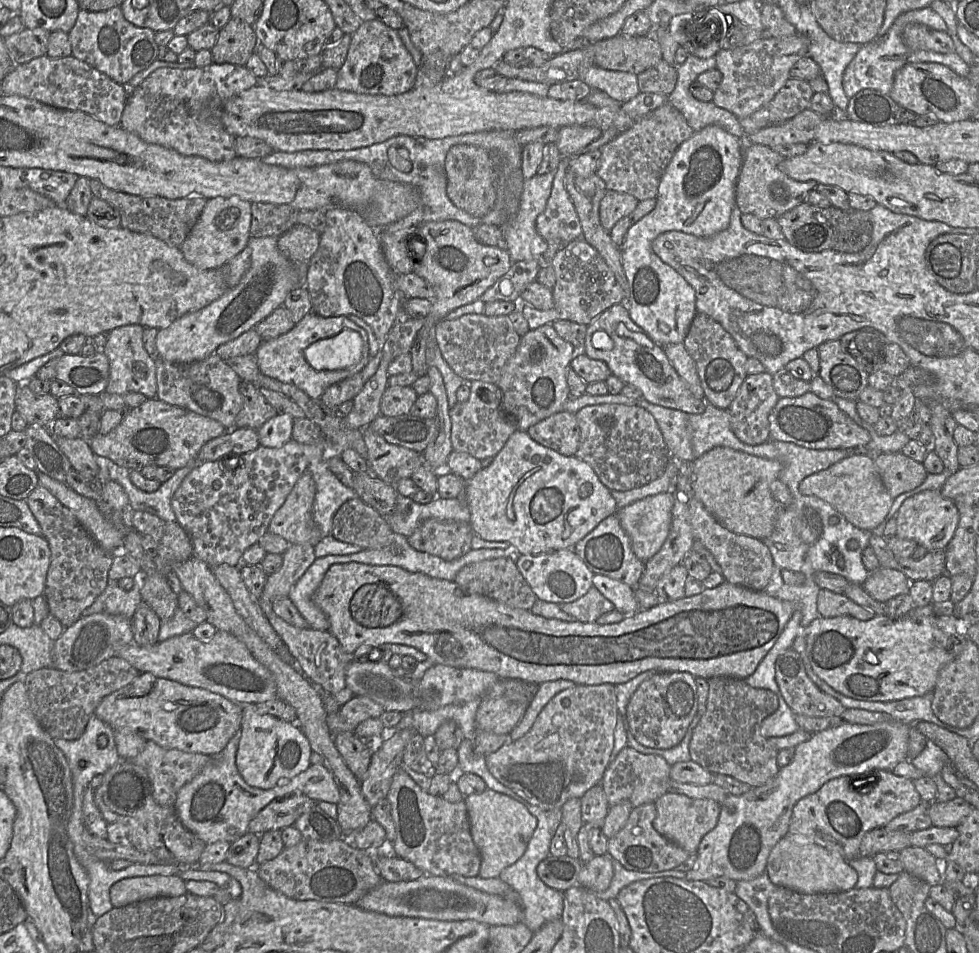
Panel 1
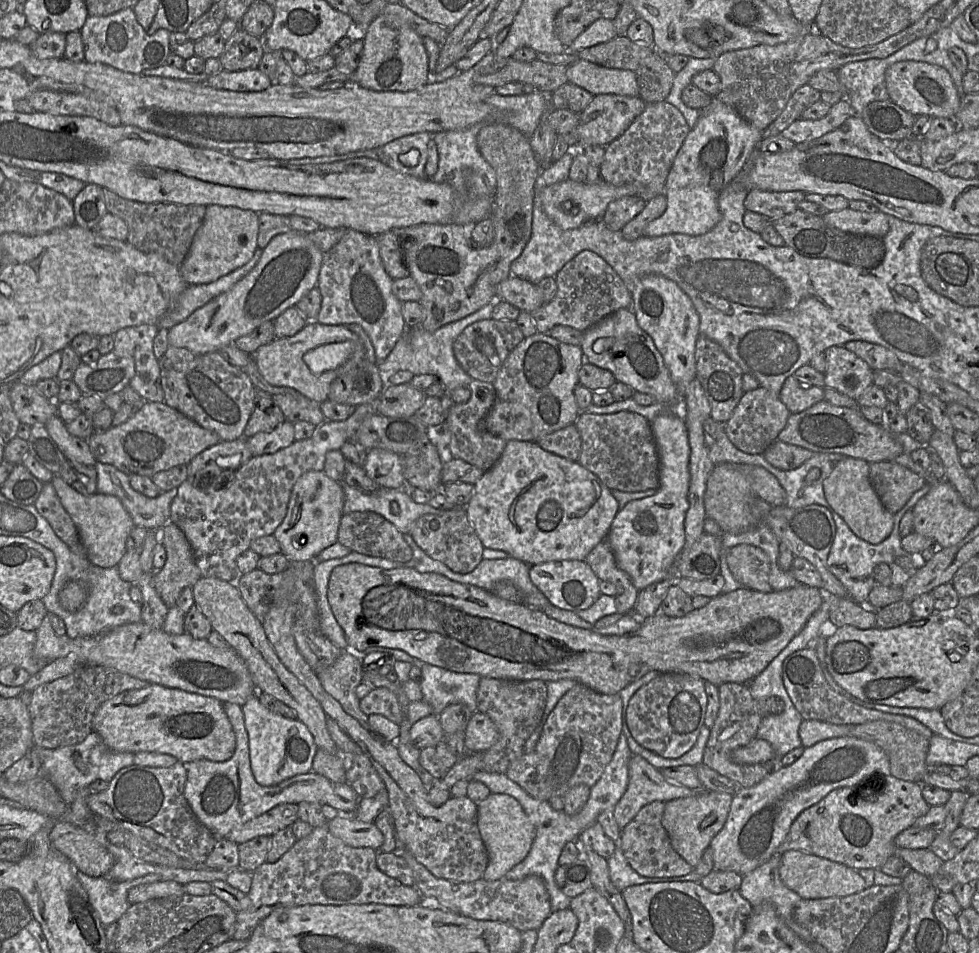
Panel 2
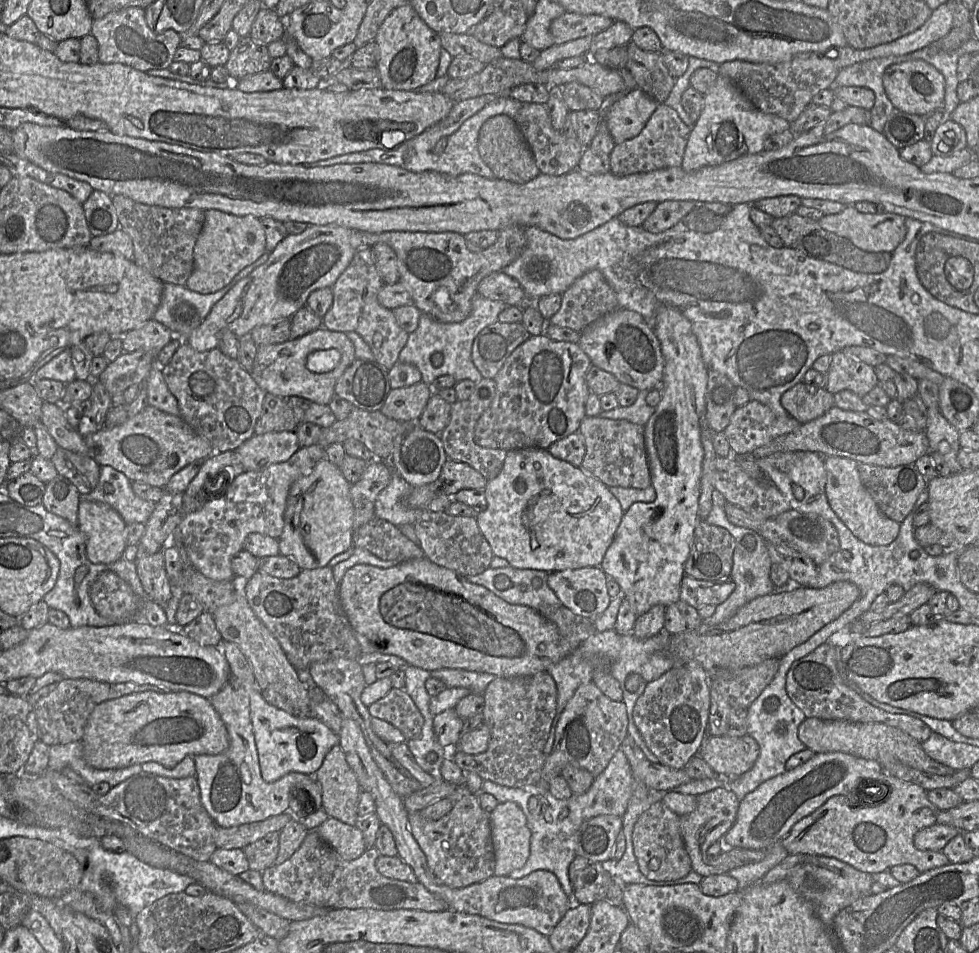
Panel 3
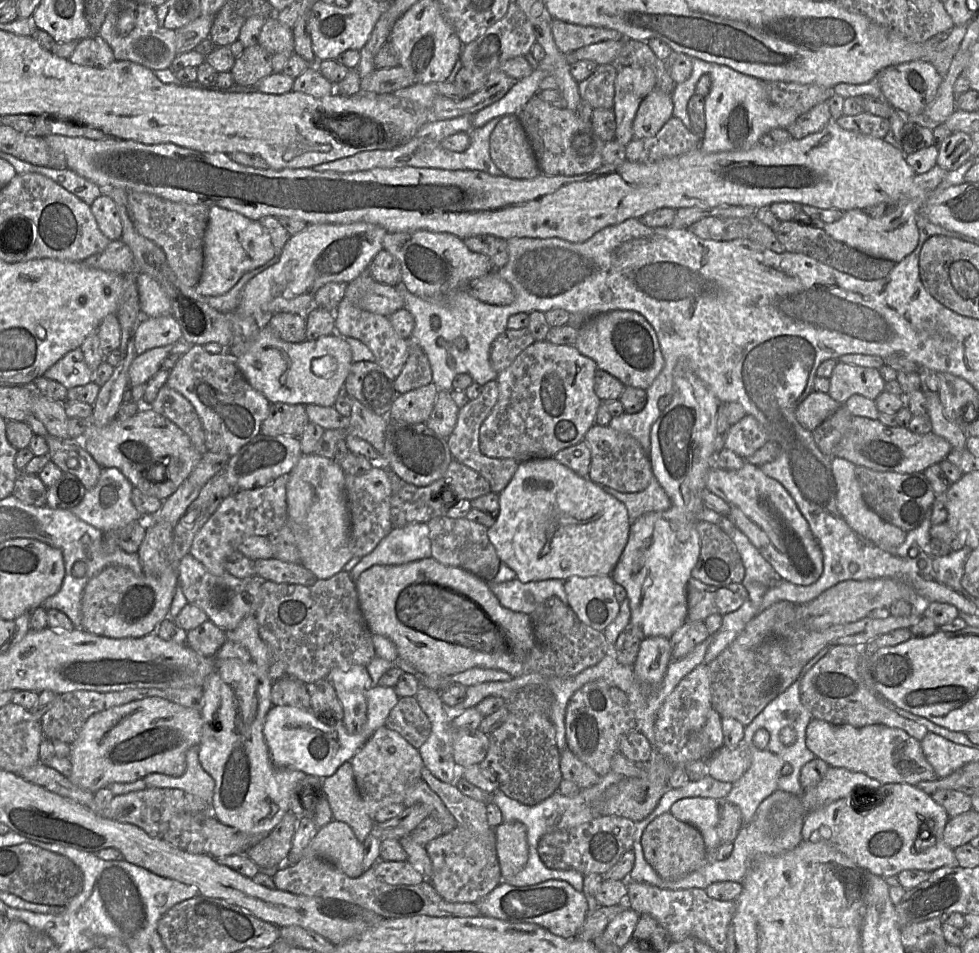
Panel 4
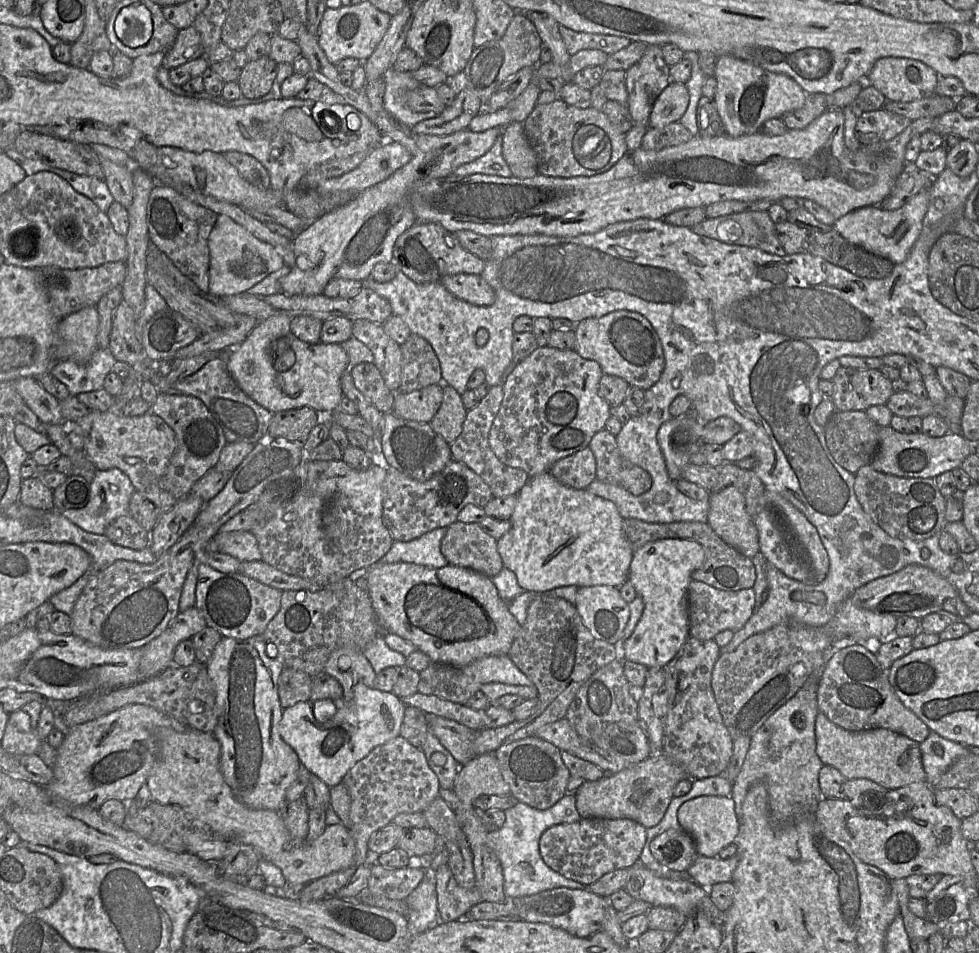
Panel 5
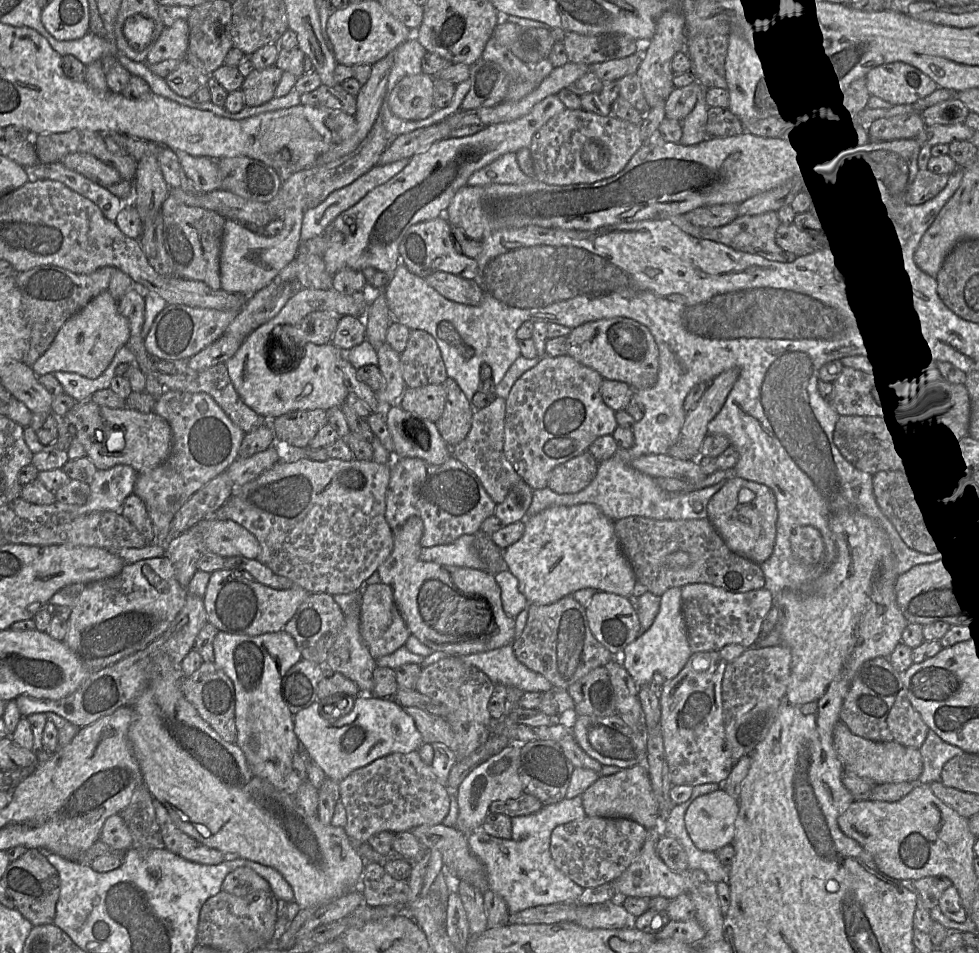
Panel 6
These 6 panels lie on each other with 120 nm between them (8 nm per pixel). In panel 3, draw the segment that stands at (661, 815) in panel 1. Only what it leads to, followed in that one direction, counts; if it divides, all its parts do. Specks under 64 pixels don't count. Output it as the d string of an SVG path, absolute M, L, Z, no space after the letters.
M717 788L696 797L697 805L695 810L685 816L680 816L681 835L691 860L692 870L705 878L709 875L726 874L734 868L761 861L766 856L767 850L732 848L726 851L724 849L718 858L709 860L707 849L715 842L722 840L724 835L733 826L740 801L727 788Z

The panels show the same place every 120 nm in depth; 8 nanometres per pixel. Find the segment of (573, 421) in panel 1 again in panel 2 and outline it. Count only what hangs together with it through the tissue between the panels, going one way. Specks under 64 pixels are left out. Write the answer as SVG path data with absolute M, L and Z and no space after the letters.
M575 424L550 433L536 443L544 450L570 461L578 461L581 453L581 437Z

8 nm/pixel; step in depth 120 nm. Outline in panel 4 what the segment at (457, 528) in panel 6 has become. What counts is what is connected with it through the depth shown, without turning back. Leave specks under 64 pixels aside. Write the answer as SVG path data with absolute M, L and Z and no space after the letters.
M452 460L444 475L425 487L403 483L390 500L390 517L393 528L402 528L413 523L427 523L445 516L446 512L462 500L472 500L491 492L486 479L471 468Z

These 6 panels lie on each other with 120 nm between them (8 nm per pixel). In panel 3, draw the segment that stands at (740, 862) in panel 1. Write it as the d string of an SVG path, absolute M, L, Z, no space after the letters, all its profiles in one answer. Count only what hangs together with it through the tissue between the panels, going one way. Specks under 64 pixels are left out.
M845 752L815 753L793 770L766 780L739 802L733 826L722 838L727 847L767 850L789 833L792 826L835 795L858 792L863 784L880 783L884 770L879 762Z

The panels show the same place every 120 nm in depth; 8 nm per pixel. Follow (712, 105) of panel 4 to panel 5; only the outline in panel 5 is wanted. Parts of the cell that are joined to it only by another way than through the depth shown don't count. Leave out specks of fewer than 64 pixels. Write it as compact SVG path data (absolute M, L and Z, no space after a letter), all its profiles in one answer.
M731 55L718 57L713 77L717 81L713 101L725 134L731 137L754 134L766 120L797 110L806 100L807 93L791 77L764 70Z

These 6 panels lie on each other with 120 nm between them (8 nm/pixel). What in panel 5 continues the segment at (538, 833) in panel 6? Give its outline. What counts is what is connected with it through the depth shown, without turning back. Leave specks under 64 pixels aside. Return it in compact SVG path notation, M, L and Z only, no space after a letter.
M575 793L566 794L548 809L539 810L525 803L518 802L512 808L504 811L505 822L503 826L487 834L487 845L498 857L504 877L504 893L507 899L530 896L544 890L558 887L571 889L589 889L588 886L568 879L551 869L541 857L539 851L540 837L551 826L577 822L581 819L576 809Z

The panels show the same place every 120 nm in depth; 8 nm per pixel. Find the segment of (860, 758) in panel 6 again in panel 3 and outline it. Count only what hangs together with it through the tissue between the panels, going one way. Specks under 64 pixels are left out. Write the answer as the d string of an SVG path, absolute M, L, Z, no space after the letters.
M806 718L798 727L798 738L814 753L845 752L857 757L871 759L879 762L884 770L884 765L893 765L897 763L905 764L920 771L936 774L950 775L955 770L930 758L919 741L893 726L878 722L851 722L845 720L823 720L819 718Z

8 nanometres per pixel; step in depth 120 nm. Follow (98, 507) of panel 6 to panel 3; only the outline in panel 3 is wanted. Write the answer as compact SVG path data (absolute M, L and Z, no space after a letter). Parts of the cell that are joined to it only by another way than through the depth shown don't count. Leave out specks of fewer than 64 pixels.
M100 466L97 486L82 498L109 505L119 513L127 525L146 524L156 507L156 503L135 495L131 481L111 466Z

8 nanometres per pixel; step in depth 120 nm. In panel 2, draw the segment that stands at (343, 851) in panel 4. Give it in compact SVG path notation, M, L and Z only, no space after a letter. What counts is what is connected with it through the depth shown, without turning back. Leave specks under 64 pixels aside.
M339 814L328 820L332 835L354 848L373 848L380 850L384 836L374 822L362 822L355 816Z

